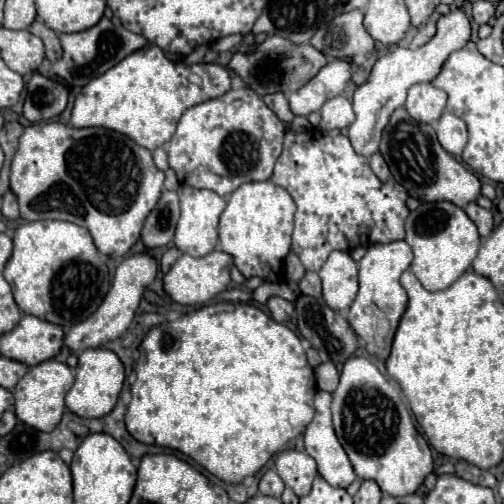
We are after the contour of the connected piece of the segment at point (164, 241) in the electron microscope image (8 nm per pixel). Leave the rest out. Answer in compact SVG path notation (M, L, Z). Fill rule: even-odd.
M162 191L156 207L146 217L144 229L142 229L142 241L148 249L152 247L164 247L172 241L174 229L180 217L180 203L176 191Z

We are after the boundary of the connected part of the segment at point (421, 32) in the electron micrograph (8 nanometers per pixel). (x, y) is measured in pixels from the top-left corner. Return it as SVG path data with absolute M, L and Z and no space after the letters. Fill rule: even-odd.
M428 21L424 27L420 27L420 29L418 29L418 33L416 33L416 37L412 39L410 47L412 47L412 49L416 49L416 47L424 45L424 43L434 35L434 33L436 33L436 23L434 23L434 21Z

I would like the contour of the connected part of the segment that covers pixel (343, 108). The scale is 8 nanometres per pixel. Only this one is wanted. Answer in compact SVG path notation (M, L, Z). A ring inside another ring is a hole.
M338 95L338 97L328 99L328 101L322 105L320 115L322 115L322 121L320 121L320 129L322 129L322 131L346 129L346 127L350 127L350 123L356 119L354 109L352 109L352 103L350 103L344 95Z

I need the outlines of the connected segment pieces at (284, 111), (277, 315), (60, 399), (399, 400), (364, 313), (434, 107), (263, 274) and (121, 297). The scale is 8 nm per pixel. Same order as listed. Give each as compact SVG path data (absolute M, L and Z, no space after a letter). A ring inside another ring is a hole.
M274 93L274 95L264 97L264 103L278 115L280 121L292 123L294 115L292 115L292 111L290 111L290 107L288 107L288 101L286 101L286 97L284 97L282 93Z
M270 297L268 309L270 309L274 321L278 321L278 323L286 323L290 319L290 315L294 313L294 305L286 299L280 299L280 297Z
M56 359L44 361L40 365L34 365L28 369L28 373L18 381L14 387L14 411L16 417L26 423L28 427L34 427L38 431L54 431L62 419L64 413L64 397L68 389L74 383L74 373L66 363L60 363Z
M350 357L344 363L338 389L332 393L332 421L356 475L376 481L386 495L416 493L434 471L430 445L414 427L400 387L364 357Z
M396 241L396 243L388 243L388 245L374 245L366 251L362 261L358 263L360 291L354 299L354 303L350 305L348 323L352 325L356 335L360 339L364 339L366 351L370 355L378 357L380 361L386 361L390 357L396 329L398 329L400 319L406 311L408 295L400 285L400 275L410 267L410 263L412 263L412 249L408 247L406 241Z
M418 83L408 91L406 111L420 123L436 123L446 107L446 93L432 83Z
M272 181L244 183L228 197L228 205L220 215L220 249L232 255L238 271L252 279L254 275L264 281L280 281L284 277L282 263L290 253L290 237L294 229L296 203L290 193Z
M136 253L136 255L126 257L118 265L118 269L114 273L112 287L110 287L108 295L104 297L102 305L96 309L96 313L92 313L92 317L88 317L86 321L76 323L66 333L66 337L64 337L66 347L70 347L72 351L82 351L86 347L100 347L100 345L104 345L104 343L120 337L130 327L130 323L134 319L134 313L136 313L136 309L140 305L142 293L156 279L156 273L158 273L158 263L148 253Z

